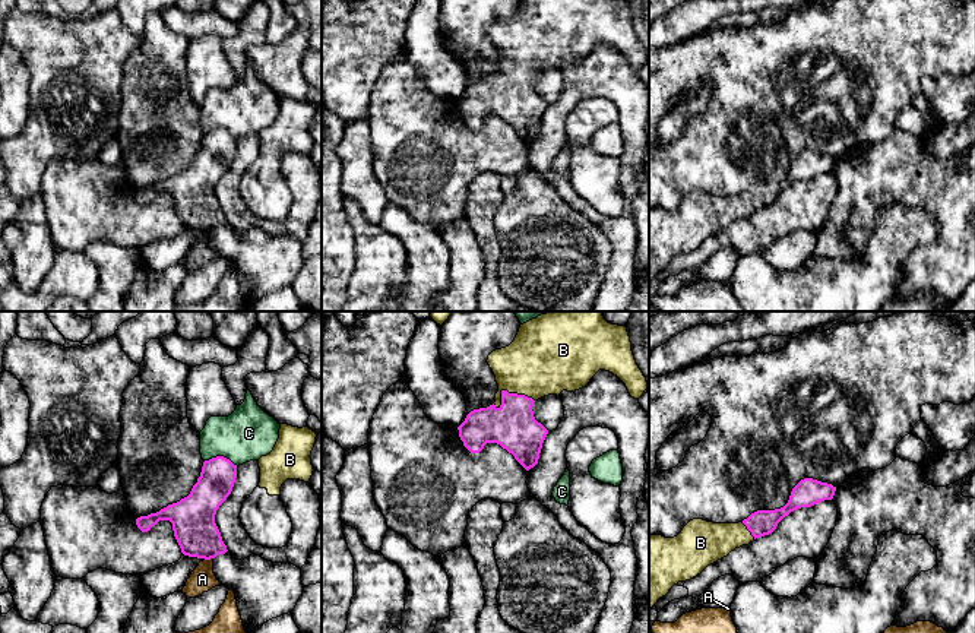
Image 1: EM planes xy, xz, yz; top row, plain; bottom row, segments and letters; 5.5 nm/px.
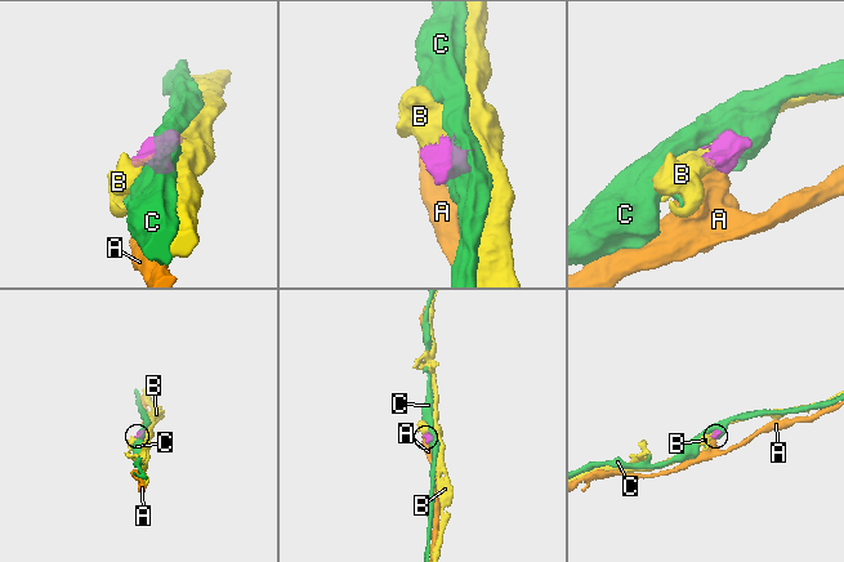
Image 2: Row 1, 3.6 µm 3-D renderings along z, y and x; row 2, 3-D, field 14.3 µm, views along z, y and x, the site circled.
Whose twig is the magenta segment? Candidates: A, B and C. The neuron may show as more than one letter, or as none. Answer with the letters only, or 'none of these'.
B

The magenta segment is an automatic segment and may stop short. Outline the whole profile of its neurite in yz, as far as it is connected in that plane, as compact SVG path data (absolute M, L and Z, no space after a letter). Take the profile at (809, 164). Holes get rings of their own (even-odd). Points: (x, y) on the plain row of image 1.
M804 151L781 181L757 183L738 196L693 192L674 211L649 208L649 284L678 254L696 250L735 221L772 206L791 184L832 173L835 164L832 156Z

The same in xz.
M519 0L515 13L496 22L487 32L496 48L496 75L471 83L458 99L463 118L479 126L487 115L497 115L529 143L538 136L548 102L535 92L534 75L563 63L574 64L605 42L617 48L631 70L639 72L648 61L646 50L636 37L627 0Z

